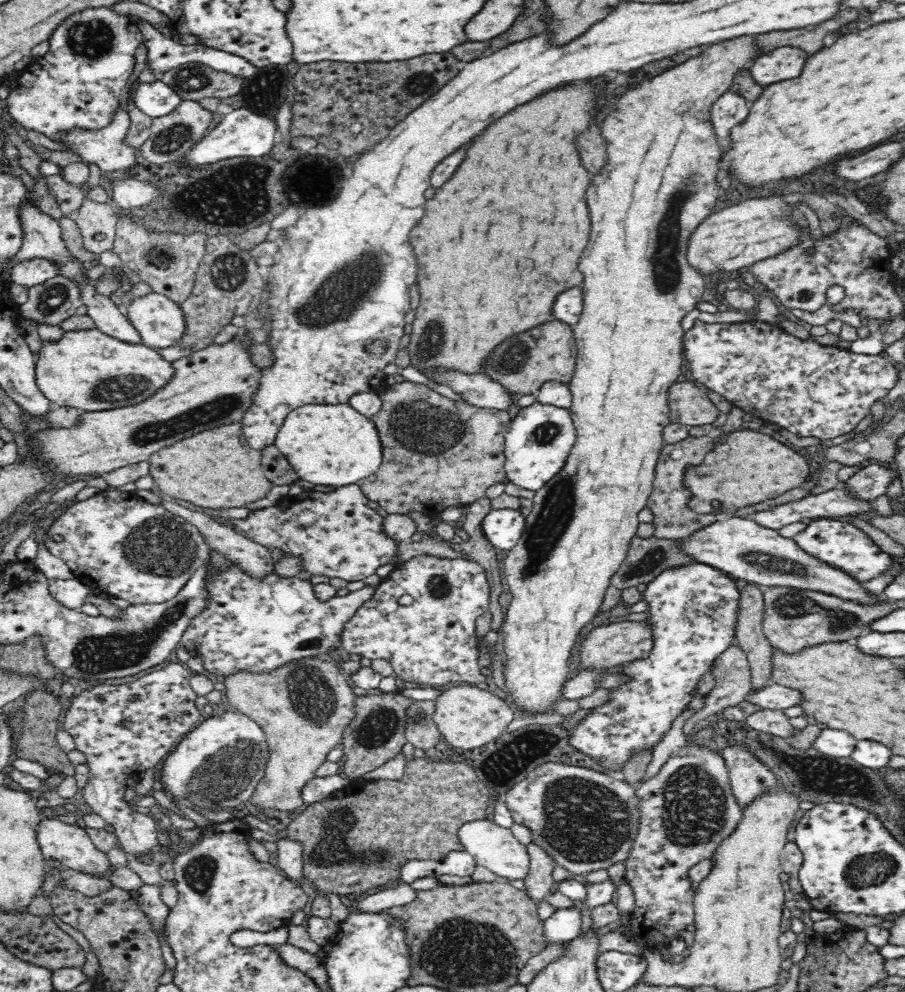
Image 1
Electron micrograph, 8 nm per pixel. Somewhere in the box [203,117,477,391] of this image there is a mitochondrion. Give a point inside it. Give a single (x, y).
(340, 297)

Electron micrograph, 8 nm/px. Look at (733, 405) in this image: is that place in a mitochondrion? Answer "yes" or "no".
no

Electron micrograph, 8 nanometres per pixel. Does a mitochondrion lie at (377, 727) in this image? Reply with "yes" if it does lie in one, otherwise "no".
yes

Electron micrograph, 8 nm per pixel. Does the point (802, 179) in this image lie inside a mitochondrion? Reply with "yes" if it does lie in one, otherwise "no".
no

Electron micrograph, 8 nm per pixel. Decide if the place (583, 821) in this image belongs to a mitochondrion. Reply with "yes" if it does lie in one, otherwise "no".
yes

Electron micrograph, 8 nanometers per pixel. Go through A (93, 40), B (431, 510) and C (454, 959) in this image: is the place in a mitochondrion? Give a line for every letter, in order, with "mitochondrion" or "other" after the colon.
A: mitochondrion
B: other
C: mitochondrion

